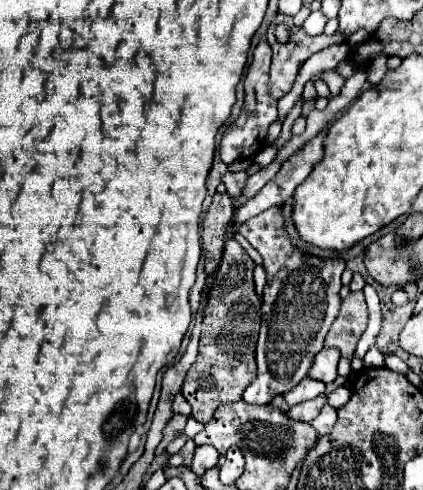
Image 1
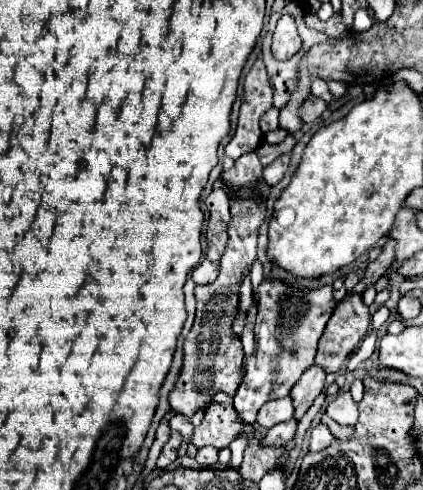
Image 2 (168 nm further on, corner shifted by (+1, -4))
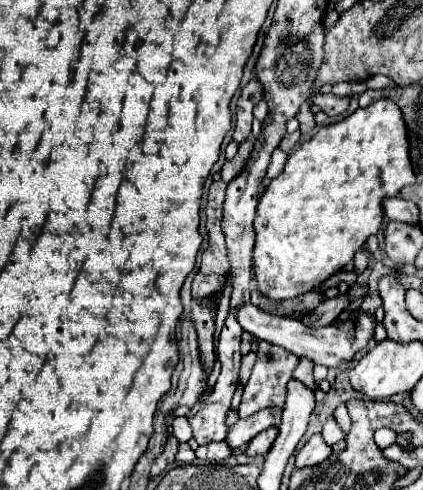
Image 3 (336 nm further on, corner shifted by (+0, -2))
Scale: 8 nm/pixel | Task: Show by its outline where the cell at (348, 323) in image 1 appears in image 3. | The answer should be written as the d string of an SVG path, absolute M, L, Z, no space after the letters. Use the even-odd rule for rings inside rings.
M300 358L300 362L298 362L298 366L294 368L294 378L296 380L300 380L300 382L304 382L310 390L314 390L314 382L312 382L312 360L308 360L308 358Z

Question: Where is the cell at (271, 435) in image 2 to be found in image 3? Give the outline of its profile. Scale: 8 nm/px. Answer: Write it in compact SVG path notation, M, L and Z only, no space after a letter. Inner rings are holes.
M268 428L268 430L256 434L256 436L248 442L246 454L248 454L248 456L266 454L268 448L272 448L272 442L274 442L274 438L276 438L276 432L278 432L278 428Z

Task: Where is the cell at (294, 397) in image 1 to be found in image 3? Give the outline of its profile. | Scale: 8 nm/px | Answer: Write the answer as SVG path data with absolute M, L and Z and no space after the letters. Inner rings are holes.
M260 412L246 420L238 420L234 426L228 428L226 444L230 446L230 450L236 450L248 444L248 440L252 440L256 434L264 432L270 426L278 426L278 424L280 424L280 412Z

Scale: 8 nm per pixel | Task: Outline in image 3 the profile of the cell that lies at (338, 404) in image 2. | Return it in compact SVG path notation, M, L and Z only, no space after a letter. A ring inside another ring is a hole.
M330 416L322 428L322 436L324 436L324 442L328 442L328 446L332 446L332 440L342 440L344 434L340 430L340 426L336 424L334 416Z

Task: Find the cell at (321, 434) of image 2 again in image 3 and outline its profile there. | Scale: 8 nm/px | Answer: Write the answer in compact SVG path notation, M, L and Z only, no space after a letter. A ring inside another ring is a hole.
M314 434L314 436L306 442L306 446L296 454L294 466L296 466L296 468L312 468L312 466L324 462L330 454L332 454L332 448L324 444L322 434Z

